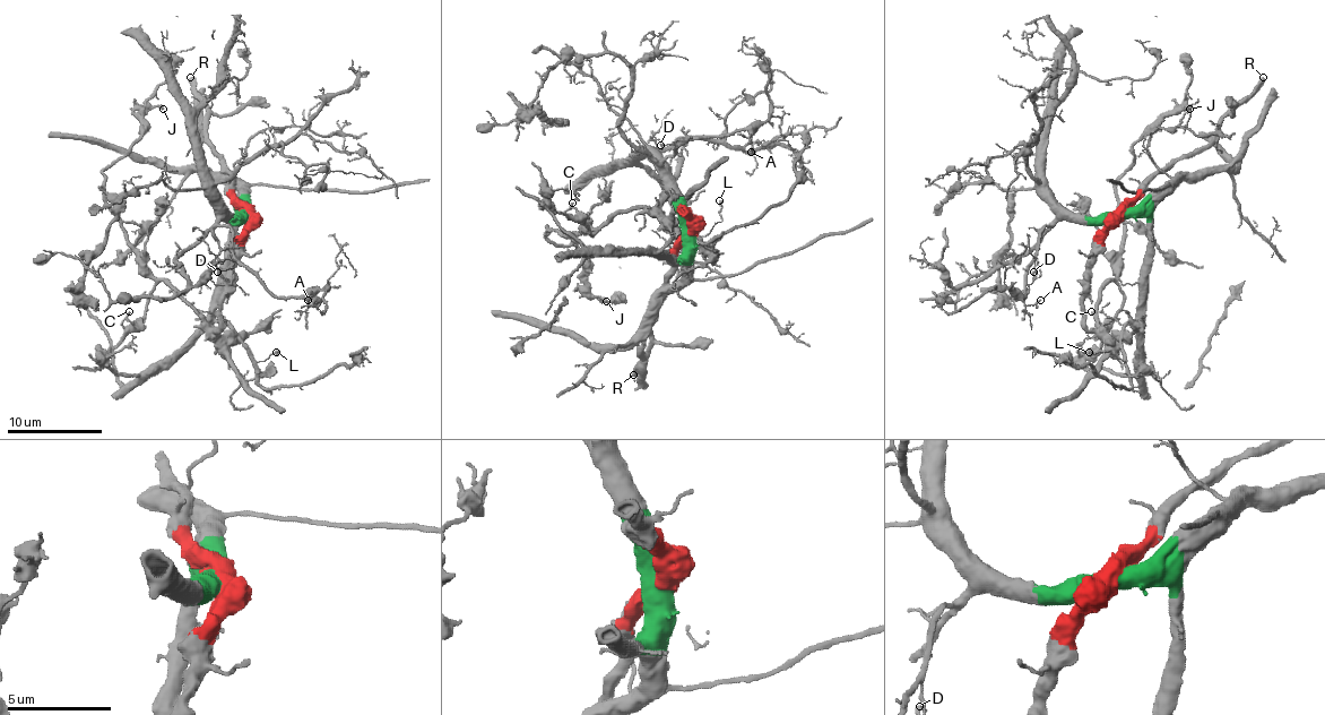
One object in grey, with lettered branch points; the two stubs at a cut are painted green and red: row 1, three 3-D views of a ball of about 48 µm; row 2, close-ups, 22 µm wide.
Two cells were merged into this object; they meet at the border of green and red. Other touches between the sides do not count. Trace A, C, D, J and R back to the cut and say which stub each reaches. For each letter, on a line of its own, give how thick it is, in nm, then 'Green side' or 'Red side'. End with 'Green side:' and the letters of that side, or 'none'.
A: Thickness 160 nm. Green side
C: Thickness 100 nm. Red side
D: Thickness 140 nm. Green side
J: Thickness 220 nm. Red side
R: Thickness 440 nm. Red side
Green side: A, D

